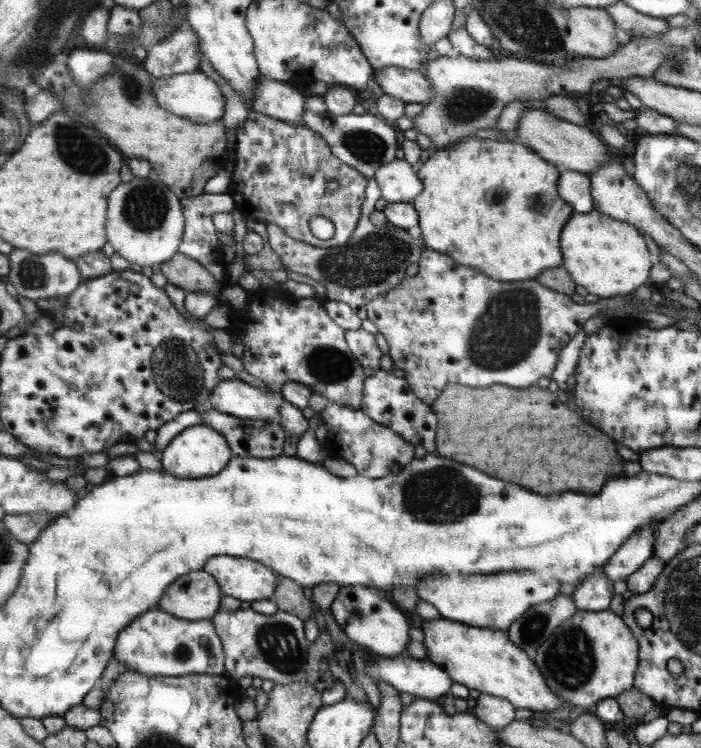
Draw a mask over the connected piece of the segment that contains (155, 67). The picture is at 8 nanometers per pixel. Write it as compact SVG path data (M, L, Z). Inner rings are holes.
M192 27L176 30L172 37L156 45L144 46L147 57L143 62L154 79L171 77L176 74L199 72L201 52L198 35Z

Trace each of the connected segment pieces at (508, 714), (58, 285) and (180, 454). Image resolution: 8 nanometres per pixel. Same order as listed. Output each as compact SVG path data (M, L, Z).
M481 694L476 701L476 706L469 711L493 730L502 729L515 720L516 709L505 699Z
M12 250L10 256L10 272L8 275L8 285L16 296L22 296L28 300L38 301L38 298L50 299L50 296L66 296L72 294L80 284L80 271L74 262L64 258L62 254L46 254L38 256L28 250Z
M204 424L180 432L160 454L162 470L183 479L213 477L226 468L231 458L231 448L225 436Z

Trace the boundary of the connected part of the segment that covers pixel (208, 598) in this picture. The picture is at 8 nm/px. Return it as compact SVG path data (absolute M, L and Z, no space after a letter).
M200 569L178 577L156 608L189 621L208 620L220 612L223 596L217 579Z

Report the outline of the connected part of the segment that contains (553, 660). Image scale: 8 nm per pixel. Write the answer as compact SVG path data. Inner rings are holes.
M610 609L600 612L581 610L574 612L572 618L554 630L554 634L538 648L534 661L545 676L549 690L564 700L570 709L594 715L598 702L606 698L617 699L624 691L633 688L639 664L639 643L625 619L616 616Z

